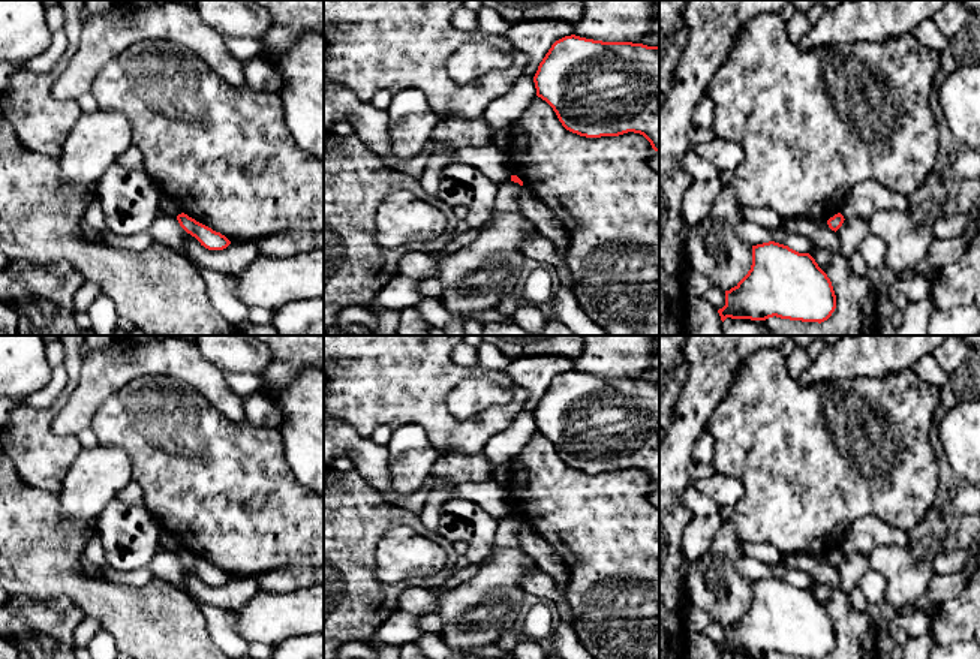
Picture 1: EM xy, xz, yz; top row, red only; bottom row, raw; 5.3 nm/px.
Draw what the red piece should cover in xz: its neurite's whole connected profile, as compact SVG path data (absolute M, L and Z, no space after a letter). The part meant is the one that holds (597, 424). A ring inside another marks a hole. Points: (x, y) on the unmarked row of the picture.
M565 371L551 380L538 401L533 418L536 431L553 443L566 466L586 473L634 467L643 470L659 488L659 382Z

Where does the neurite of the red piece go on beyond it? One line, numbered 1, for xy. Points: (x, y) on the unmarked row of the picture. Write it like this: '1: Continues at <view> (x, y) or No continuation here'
1: No continuation here

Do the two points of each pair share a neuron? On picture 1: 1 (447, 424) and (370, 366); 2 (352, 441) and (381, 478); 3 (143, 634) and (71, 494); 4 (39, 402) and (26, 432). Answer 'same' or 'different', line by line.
1: same
2: same
3: different
4: different

